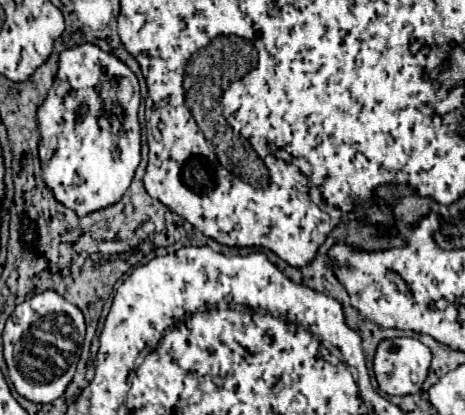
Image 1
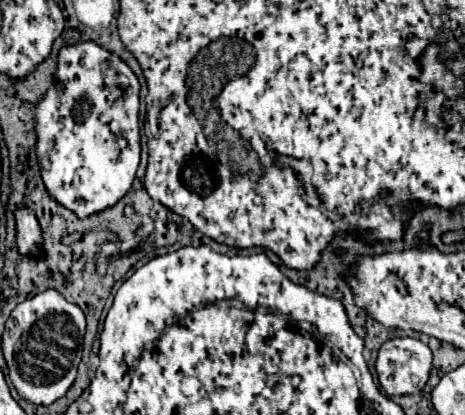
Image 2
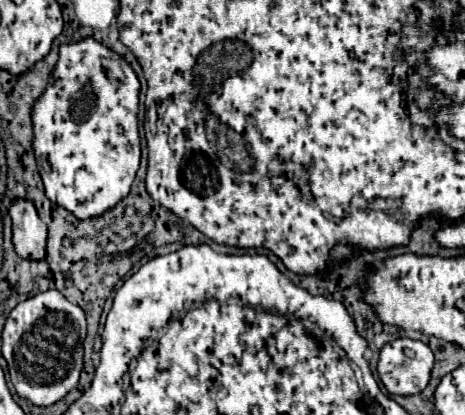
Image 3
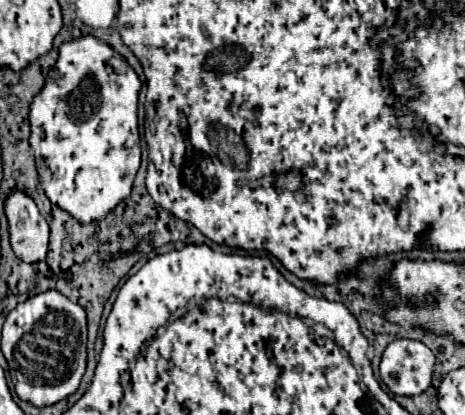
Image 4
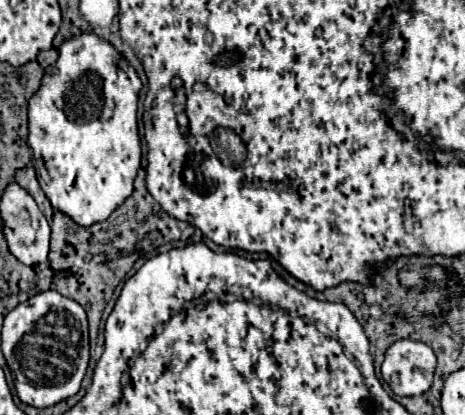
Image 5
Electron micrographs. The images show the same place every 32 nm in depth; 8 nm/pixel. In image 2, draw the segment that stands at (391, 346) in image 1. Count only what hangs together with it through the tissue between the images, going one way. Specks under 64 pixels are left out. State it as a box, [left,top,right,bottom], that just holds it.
[376,338,432,396]

